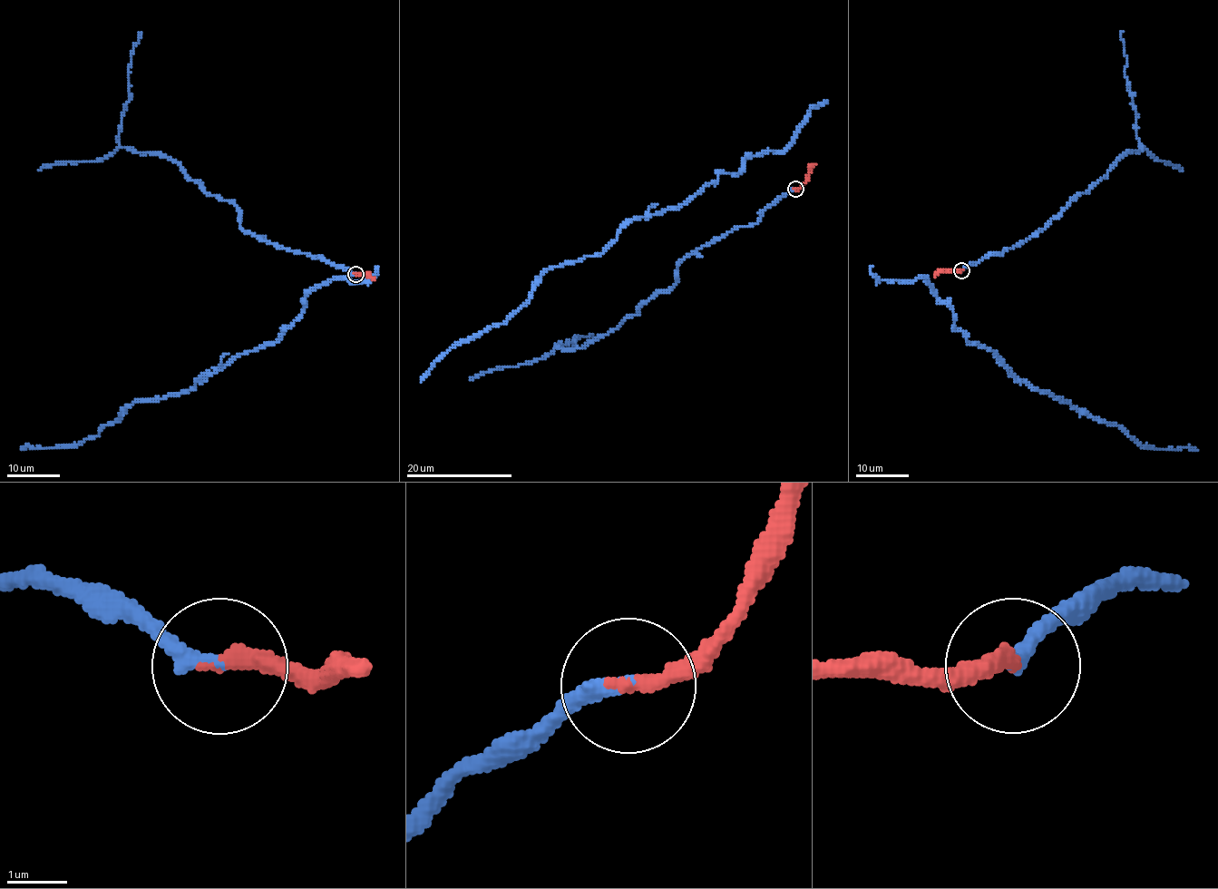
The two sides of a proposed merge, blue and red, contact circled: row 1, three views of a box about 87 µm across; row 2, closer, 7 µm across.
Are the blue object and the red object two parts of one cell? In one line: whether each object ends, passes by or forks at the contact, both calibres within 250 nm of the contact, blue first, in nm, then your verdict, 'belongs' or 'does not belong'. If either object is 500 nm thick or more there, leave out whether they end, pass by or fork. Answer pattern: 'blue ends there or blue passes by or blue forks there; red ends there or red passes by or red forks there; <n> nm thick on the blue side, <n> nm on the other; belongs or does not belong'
blue ends there; red ends there; 280 nm thick on the blue side, 320 nm on the other; does not belong

